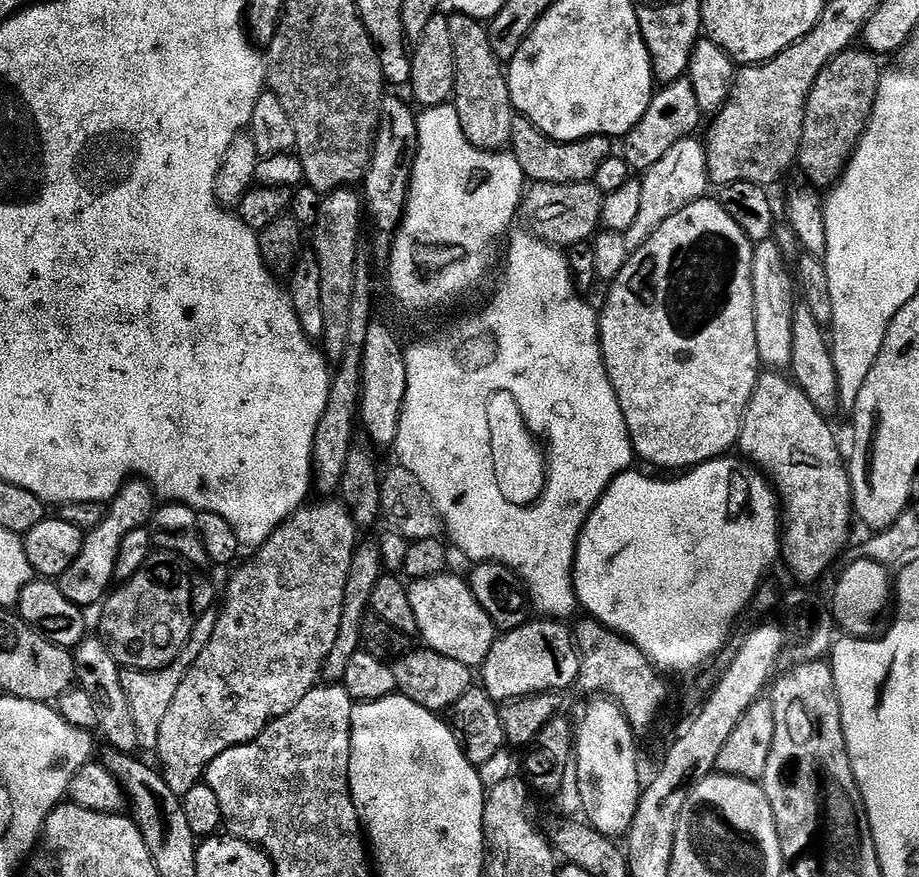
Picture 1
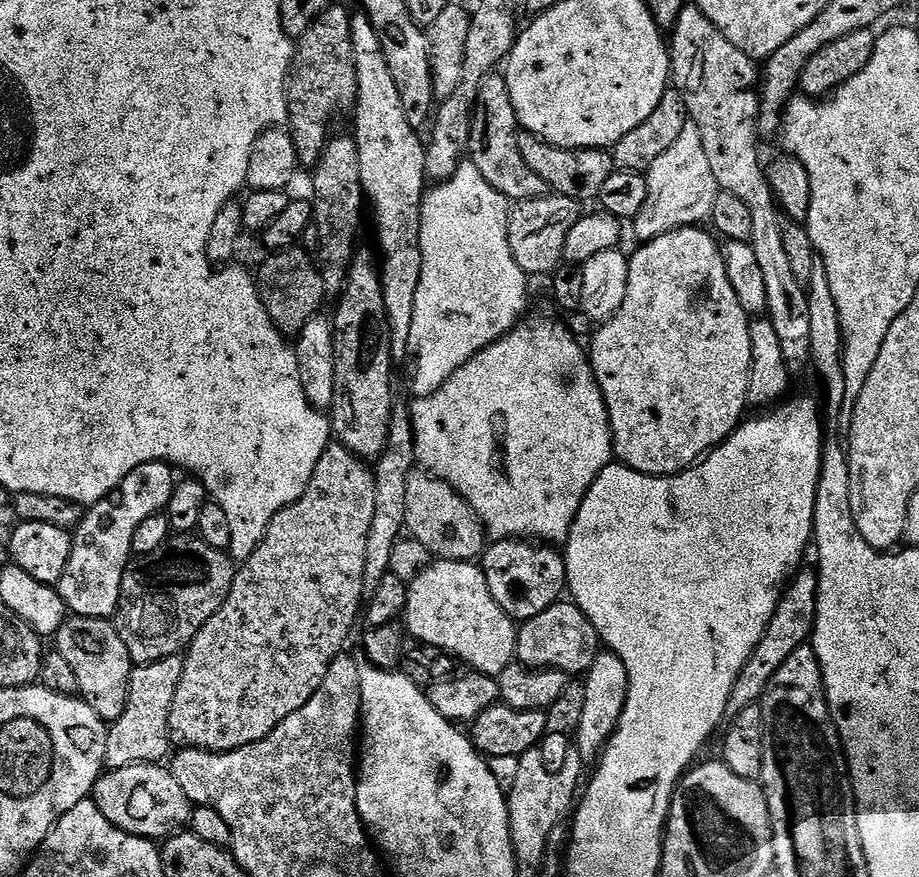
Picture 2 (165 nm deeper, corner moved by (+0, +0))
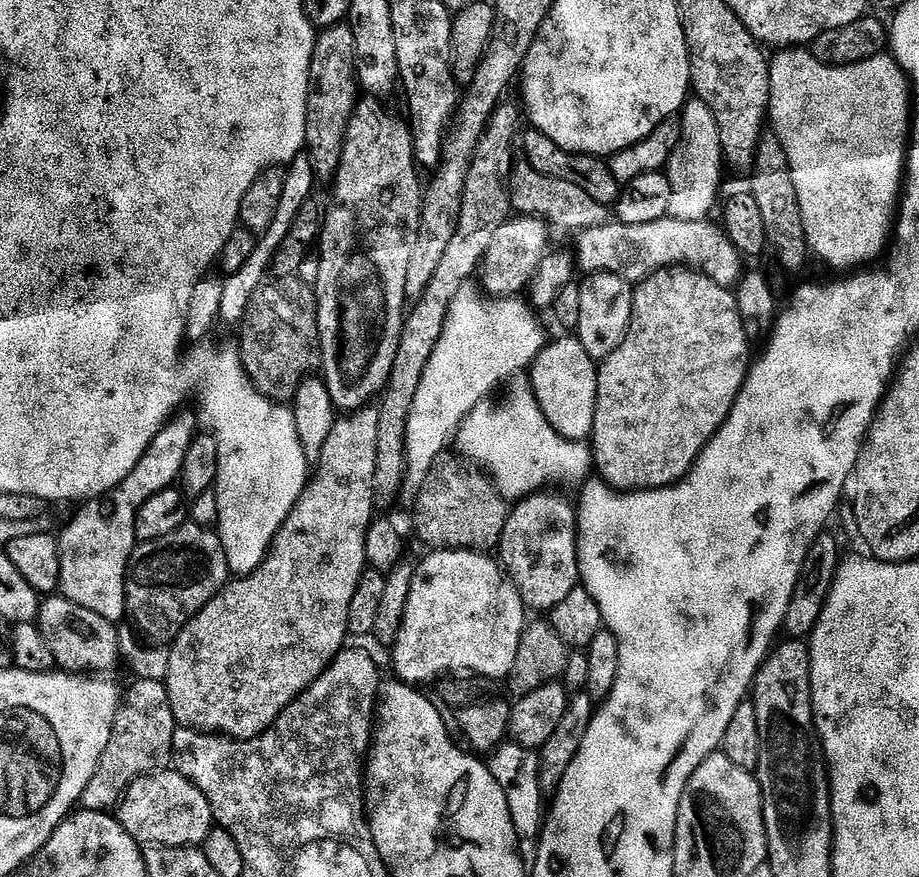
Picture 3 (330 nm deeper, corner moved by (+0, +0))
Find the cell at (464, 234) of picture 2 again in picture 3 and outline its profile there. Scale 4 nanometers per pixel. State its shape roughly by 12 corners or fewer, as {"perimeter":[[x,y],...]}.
{"perimeter":[[459,294],[406,426],[419,491],[465,417],[549,343],[520,298]]}

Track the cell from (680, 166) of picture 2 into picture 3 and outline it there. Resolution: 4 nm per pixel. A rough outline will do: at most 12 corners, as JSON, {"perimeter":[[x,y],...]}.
{"perimeter":[[685,103],[668,216],[707,220],[725,171],[712,111]]}

